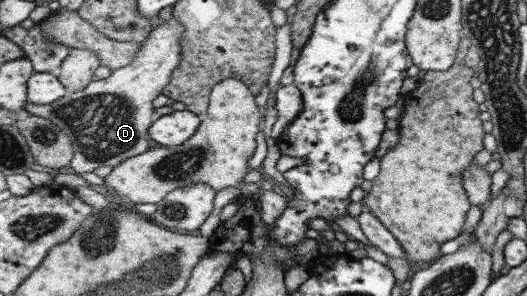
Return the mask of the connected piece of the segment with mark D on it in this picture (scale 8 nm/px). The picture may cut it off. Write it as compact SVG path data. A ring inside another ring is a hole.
M170 17L149 31L130 65L112 71L104 80L90 81L80 92L66 93L50 104L27 102L23 114L48 120L60 129L73 148L69 166L77 174L92 172L98 166L117 166L126 158L147 151L153 146L147 132L152 124L152 102L161 95L162 88L180 64L182 31L181 23Z

